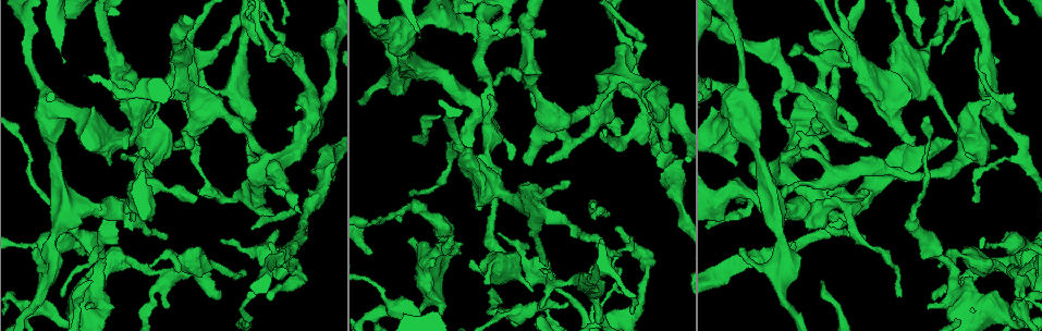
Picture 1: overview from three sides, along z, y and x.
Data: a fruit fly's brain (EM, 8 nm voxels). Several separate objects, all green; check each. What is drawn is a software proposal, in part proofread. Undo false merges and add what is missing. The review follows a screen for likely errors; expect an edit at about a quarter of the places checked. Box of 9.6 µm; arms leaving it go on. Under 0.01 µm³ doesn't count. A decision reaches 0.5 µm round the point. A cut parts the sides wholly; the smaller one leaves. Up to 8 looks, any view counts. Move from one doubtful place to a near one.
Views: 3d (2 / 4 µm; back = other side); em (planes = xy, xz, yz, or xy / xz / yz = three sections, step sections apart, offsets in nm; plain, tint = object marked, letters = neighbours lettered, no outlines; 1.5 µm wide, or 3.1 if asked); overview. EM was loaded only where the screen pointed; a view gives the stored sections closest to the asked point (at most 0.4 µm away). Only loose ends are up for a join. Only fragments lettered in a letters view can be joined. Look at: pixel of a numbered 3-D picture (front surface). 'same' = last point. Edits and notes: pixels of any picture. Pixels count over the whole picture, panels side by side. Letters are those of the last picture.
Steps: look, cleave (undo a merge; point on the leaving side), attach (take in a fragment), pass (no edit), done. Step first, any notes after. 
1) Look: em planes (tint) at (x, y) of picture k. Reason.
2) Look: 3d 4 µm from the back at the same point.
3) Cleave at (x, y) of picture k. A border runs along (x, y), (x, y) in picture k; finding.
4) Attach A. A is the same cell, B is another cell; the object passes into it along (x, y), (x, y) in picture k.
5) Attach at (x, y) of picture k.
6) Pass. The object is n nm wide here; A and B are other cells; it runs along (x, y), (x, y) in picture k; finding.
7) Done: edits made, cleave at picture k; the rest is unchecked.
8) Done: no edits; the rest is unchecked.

Look: 3d 4 µm at (522, 248) of picture 1.

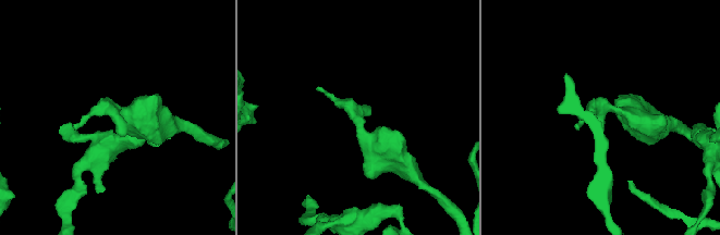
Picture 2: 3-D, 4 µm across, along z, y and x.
Look: em planes (tint) at (603, 107) of picture 2. Need the tissue.

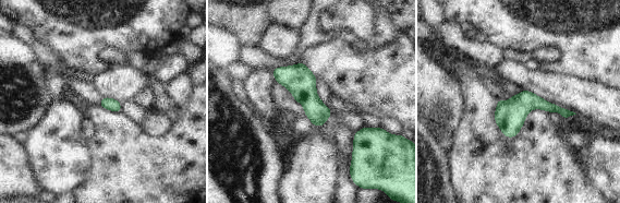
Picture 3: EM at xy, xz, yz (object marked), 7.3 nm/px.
Look: em planes (letters) at the same point.

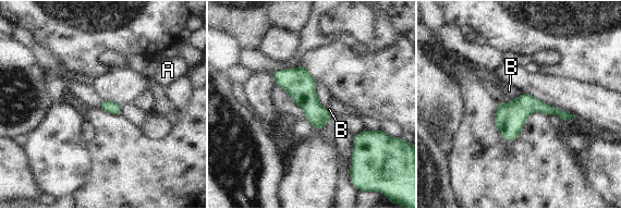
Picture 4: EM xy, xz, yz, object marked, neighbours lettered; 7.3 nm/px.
Pass. The longest contact is with B, 100 nm; A and B are other cells; all the same neuron.

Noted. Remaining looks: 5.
Look: em planes (letters) at (328, 94) of picture 1. Sudden change in width.

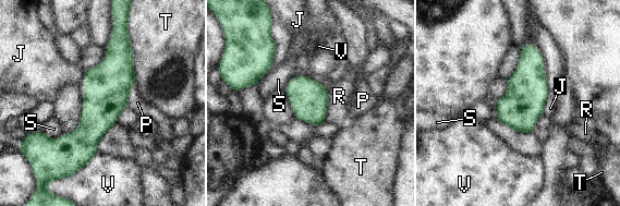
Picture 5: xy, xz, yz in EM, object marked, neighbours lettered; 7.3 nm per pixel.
Pass. The object is 280 nm wide here; J, P, R, S, T and V are other cells; a border runs along (329, 91), (325, 121) in picture 5; continuous, no second neuron.

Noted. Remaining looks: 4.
Look: em planes (letters) at (634, 310) of picture 1. Thin end.

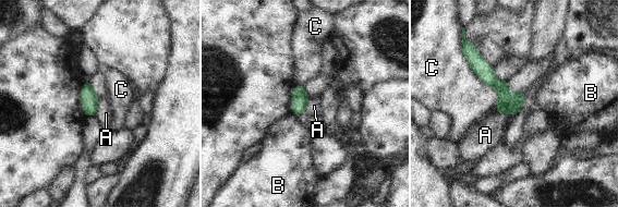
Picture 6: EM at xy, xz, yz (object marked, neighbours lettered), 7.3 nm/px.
Pass. The longest contact is with C, 500 nm; A, B and C are other cells; it runs along (473, 53), (516, 110) in picture 6; none of them fits.

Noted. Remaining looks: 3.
Done: no edits; the rest is unchecked.

